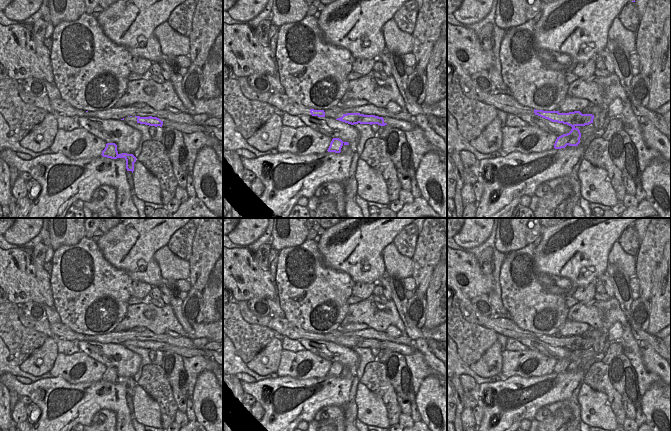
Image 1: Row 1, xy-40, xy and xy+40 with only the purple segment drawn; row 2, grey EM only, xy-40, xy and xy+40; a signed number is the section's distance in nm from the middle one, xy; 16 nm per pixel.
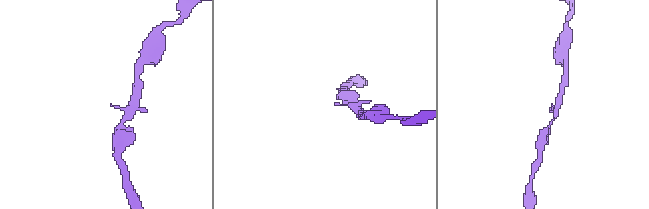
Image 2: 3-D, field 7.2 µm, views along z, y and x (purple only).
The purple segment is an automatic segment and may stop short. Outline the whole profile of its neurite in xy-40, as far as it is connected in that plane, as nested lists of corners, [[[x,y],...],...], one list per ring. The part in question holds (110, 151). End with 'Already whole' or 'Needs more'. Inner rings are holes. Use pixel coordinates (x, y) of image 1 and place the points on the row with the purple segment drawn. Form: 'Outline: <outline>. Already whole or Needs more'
Outline: [[[107,143],[105,149],[101,154],[103,157],[117,159],[124,158],[126,160],[127,171],[134,171],[134,163],[136,162],[136,157],[133,154],[122,153],[119,154],[117,151],[117,145],[115,143]]]. Already whole.

